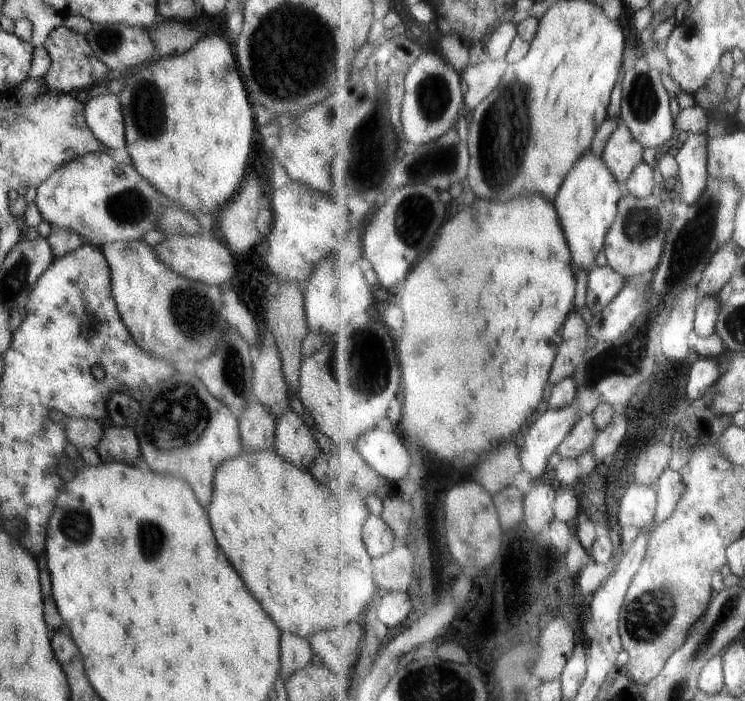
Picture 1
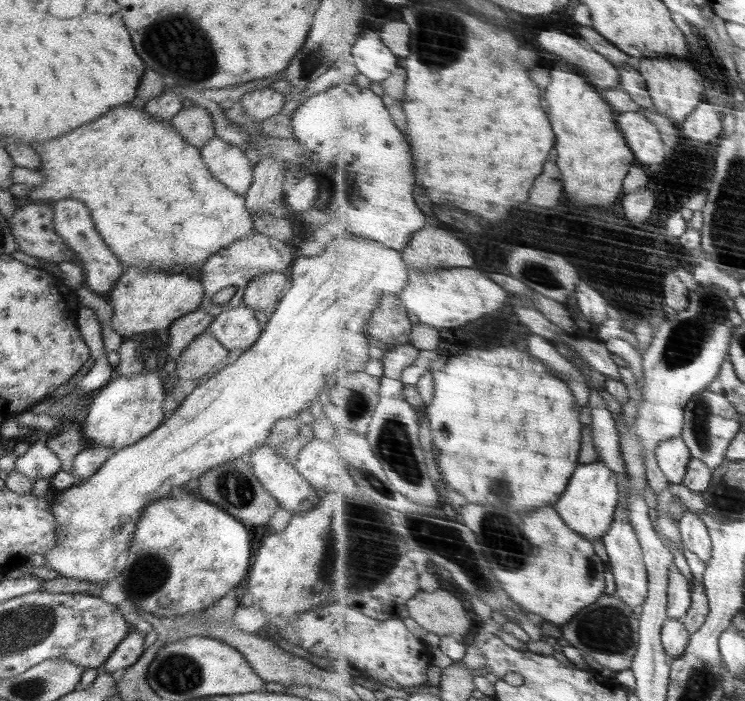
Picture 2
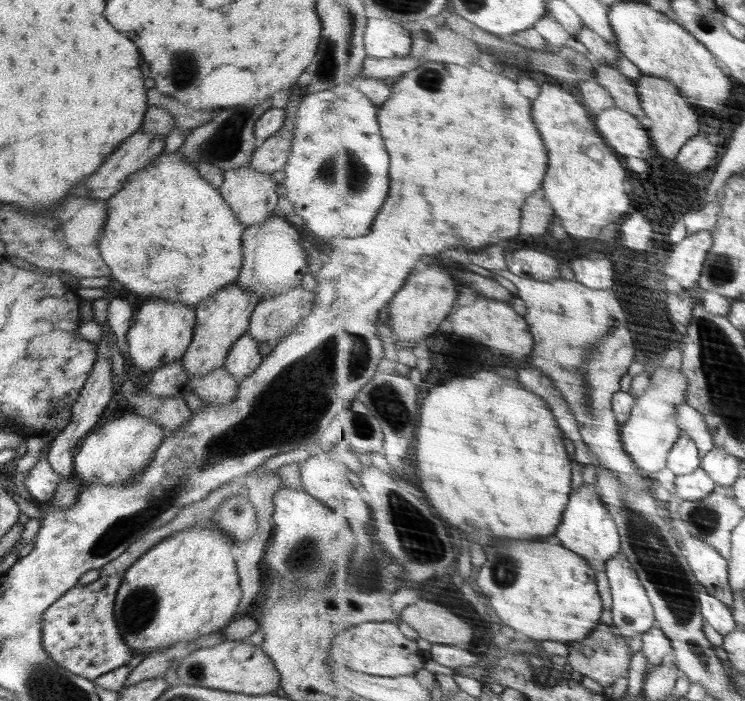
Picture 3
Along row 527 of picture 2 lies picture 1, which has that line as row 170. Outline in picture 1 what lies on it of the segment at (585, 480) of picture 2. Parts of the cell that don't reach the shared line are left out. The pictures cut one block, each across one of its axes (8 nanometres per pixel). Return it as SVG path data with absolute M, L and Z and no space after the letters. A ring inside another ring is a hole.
M590 150L570 172L562 190L558 192L556 204L562 216L562 226L573 248L574 260L578 262L576 269L588 272L588 276L590 272L594 272L594 268L598 268L596 263L598 253L602 248L606 250L610 229L617 223L621 198L624 195L621 186L621 182L618 182L617 176L614 176L604 157Z

